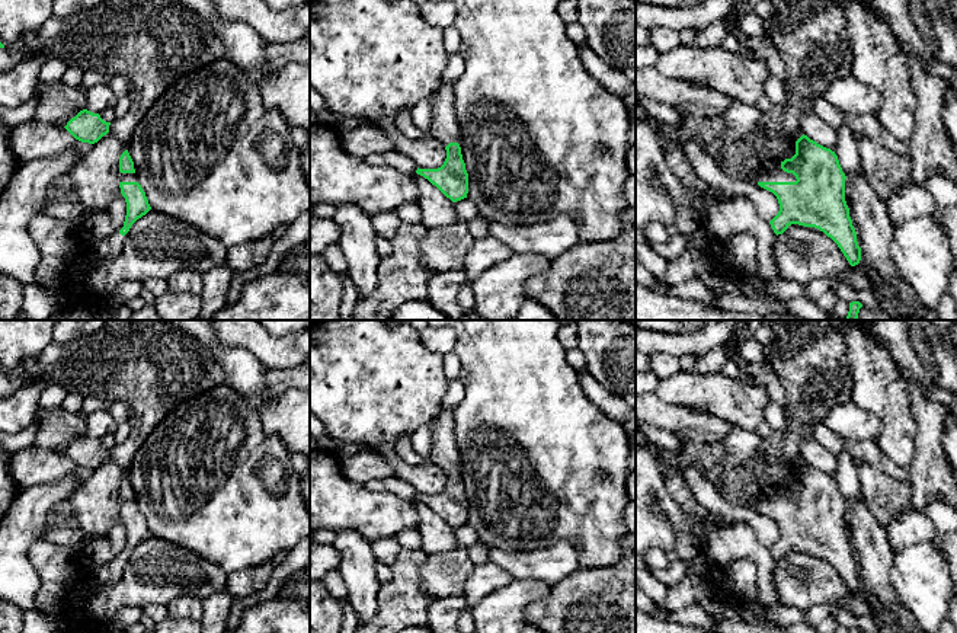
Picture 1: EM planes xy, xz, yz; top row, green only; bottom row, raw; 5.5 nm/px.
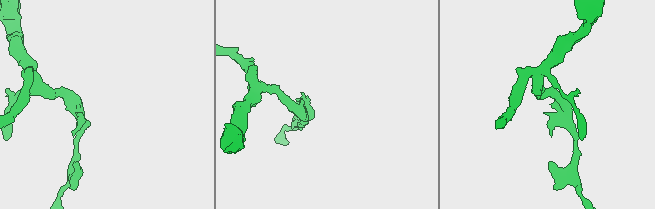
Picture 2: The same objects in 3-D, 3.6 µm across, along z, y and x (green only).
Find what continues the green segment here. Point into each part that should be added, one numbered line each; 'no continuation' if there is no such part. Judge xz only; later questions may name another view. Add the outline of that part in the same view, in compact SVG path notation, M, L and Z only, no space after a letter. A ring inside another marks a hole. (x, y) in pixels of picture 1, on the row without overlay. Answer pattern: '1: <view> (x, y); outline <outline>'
1: xz (444, 453); outline M441 410L432 422L433 442L431 448L432 464L439 466L445 473L449 469L461 470L460 450L454 434L454 413Z

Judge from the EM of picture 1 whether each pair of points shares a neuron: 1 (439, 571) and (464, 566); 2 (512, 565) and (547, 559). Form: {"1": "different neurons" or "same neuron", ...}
{"1": "same neuron", "2": "same neuron"}

